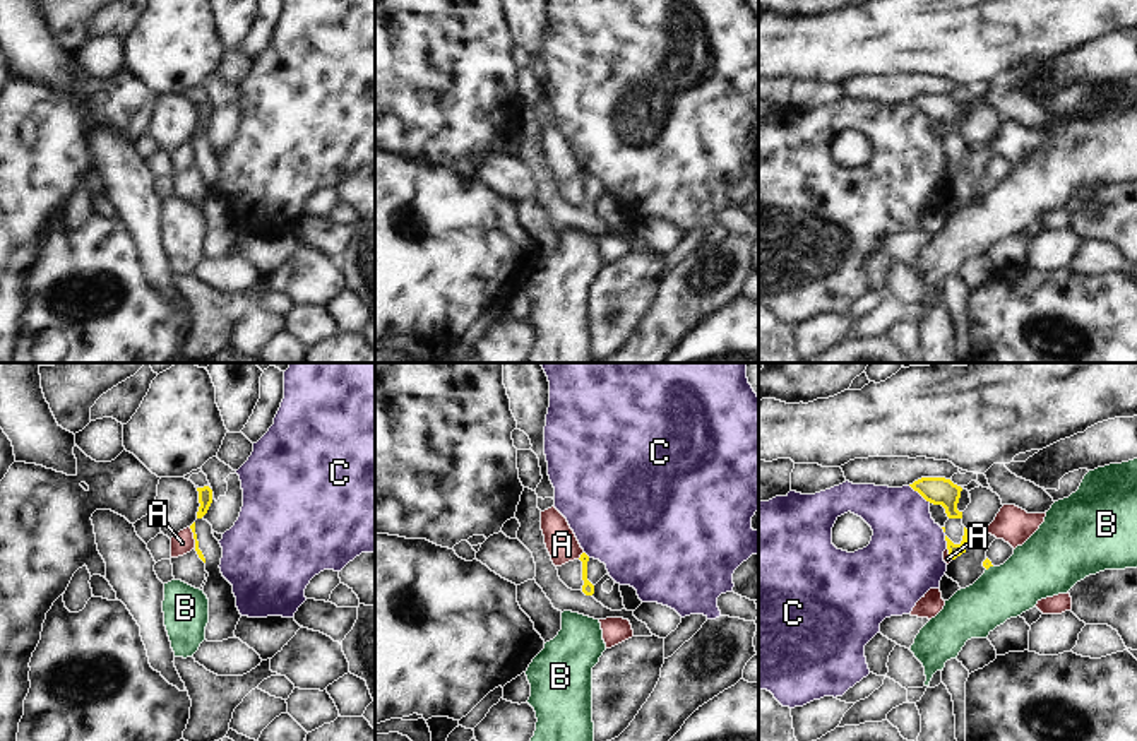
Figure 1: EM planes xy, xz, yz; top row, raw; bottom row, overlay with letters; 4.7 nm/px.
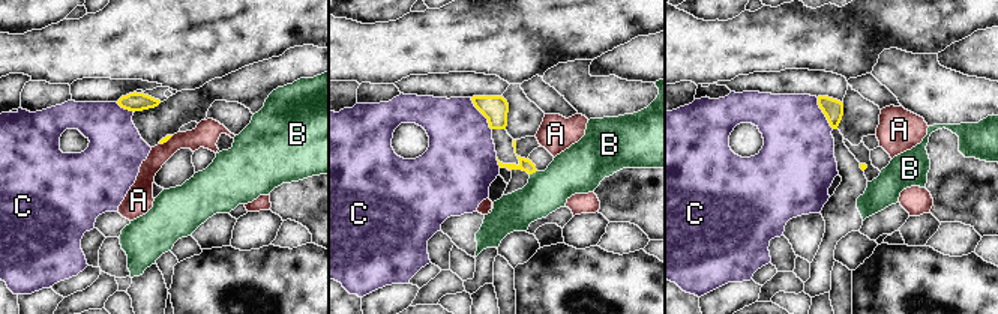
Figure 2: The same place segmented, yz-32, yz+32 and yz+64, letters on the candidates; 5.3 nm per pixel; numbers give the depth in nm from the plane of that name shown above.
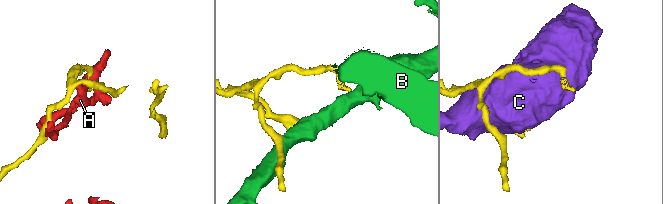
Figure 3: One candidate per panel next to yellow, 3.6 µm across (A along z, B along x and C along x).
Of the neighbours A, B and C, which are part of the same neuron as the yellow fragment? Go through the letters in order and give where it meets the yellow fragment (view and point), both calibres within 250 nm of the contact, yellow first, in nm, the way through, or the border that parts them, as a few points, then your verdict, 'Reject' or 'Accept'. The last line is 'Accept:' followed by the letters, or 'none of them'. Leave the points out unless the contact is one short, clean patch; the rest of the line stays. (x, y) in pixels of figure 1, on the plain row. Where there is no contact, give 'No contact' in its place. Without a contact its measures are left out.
A: Touches yellow at xz (581, 171). Thickness 60 nm (yellow) against 150 nm. Boundary: xz (583, 168), (577, 175). Reject
B: Touches yellow at yz (988, 183). Thickness 50 nm (yellow) against 280 nm. Boundary: yz (992, 182), (987, 187). Reject
C: Touches yellow at yz (920, 110). Thickness 130 nm (yellow) against 340 nm. Reject
Accept: none of them.

